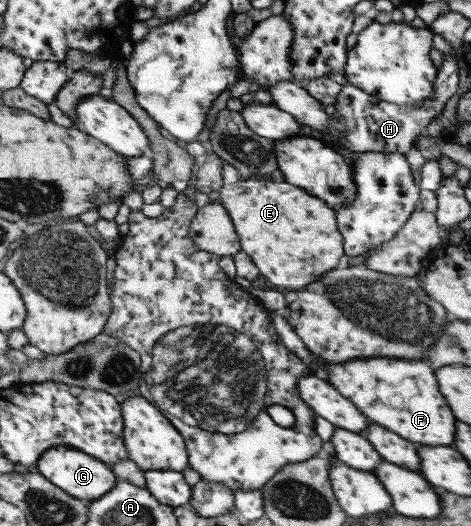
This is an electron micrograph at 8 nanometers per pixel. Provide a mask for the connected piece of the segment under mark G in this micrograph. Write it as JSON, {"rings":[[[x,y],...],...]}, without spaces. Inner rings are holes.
{"rings":[[[65,446],[53,447],[47,451],[37,468],[47,479],[51,480],[51,483],[58,485],[77,499],[98,500],[105,494],[109,494],[118,483],[118,476],[111,465],[87,455],[86,452]]]}

